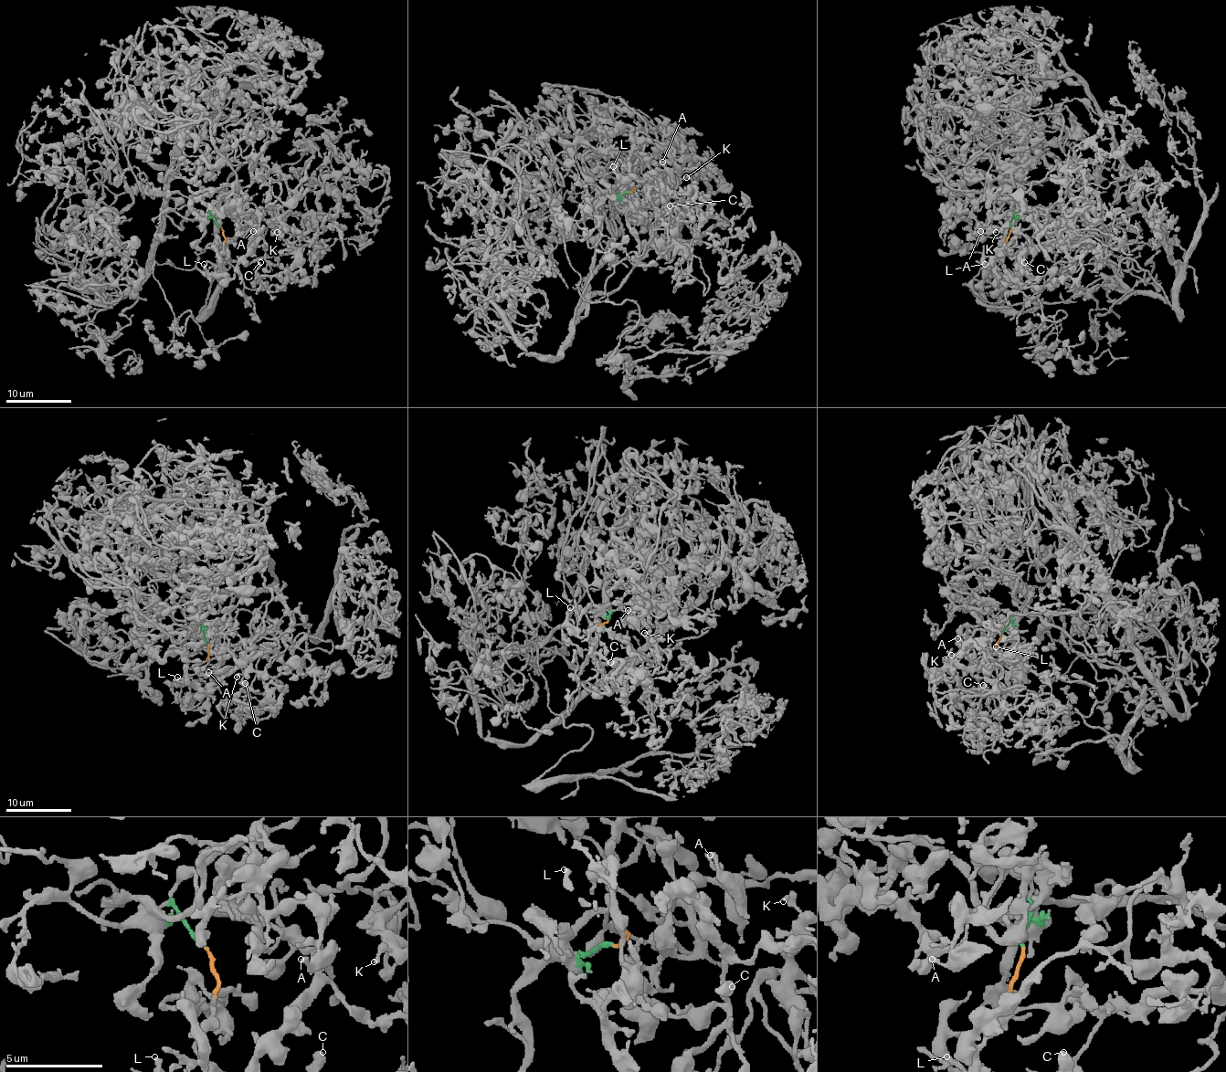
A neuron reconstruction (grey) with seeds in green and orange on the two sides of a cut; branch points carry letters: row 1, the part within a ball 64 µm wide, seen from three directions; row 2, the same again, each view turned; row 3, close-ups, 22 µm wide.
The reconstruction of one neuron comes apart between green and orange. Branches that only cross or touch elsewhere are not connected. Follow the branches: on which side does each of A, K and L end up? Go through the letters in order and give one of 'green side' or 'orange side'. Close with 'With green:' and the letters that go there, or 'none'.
A: green side
K: green side
L: orange side
With green: A, K

